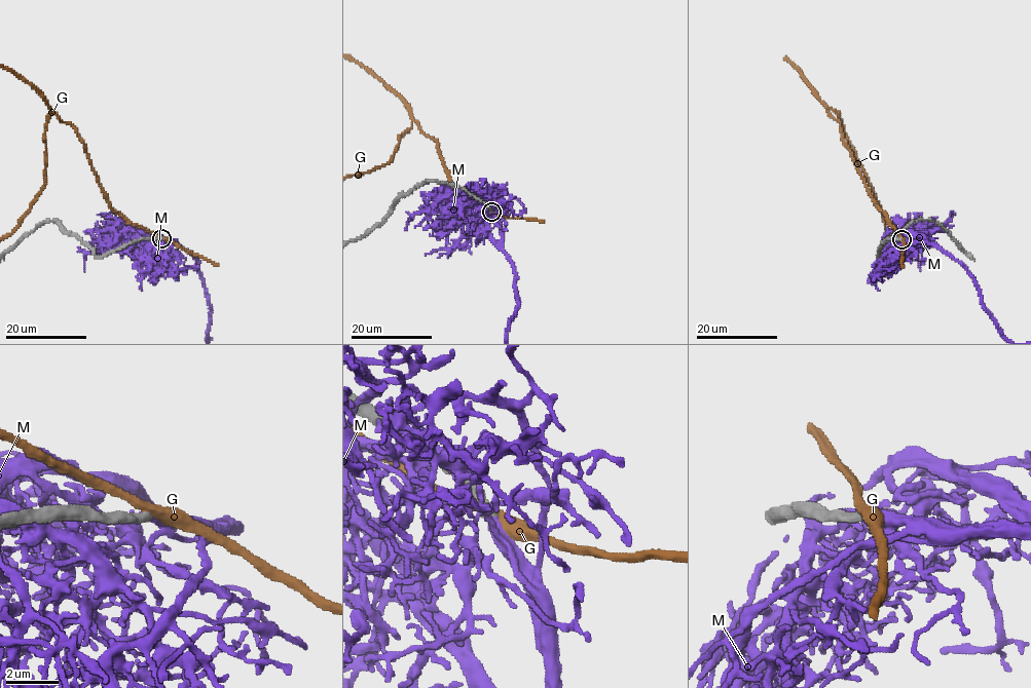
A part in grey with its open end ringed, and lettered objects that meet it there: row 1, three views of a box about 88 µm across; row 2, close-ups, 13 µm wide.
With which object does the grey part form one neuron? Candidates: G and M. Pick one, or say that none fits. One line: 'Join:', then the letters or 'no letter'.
Join: M

